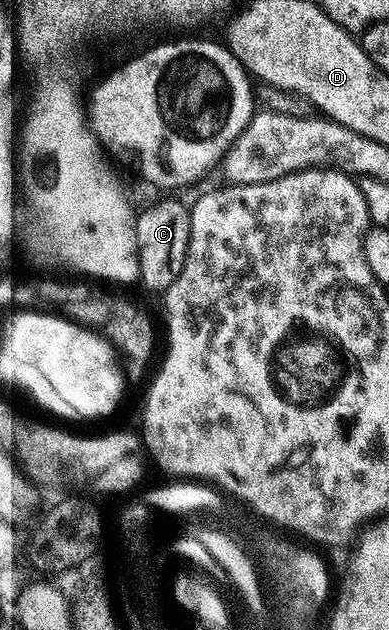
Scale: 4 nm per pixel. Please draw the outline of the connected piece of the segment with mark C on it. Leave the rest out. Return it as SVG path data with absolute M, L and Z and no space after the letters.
M158 200L151 208L137 213L134 229L138 243L138 275L141 283L146 283L152 291L158 292L158 294L165 293L166 288L172 286L172 282L176 282L176 278L184 266L184 258L188 250L188 238L190 237L189 207L185 203L182 205L178 200Z

